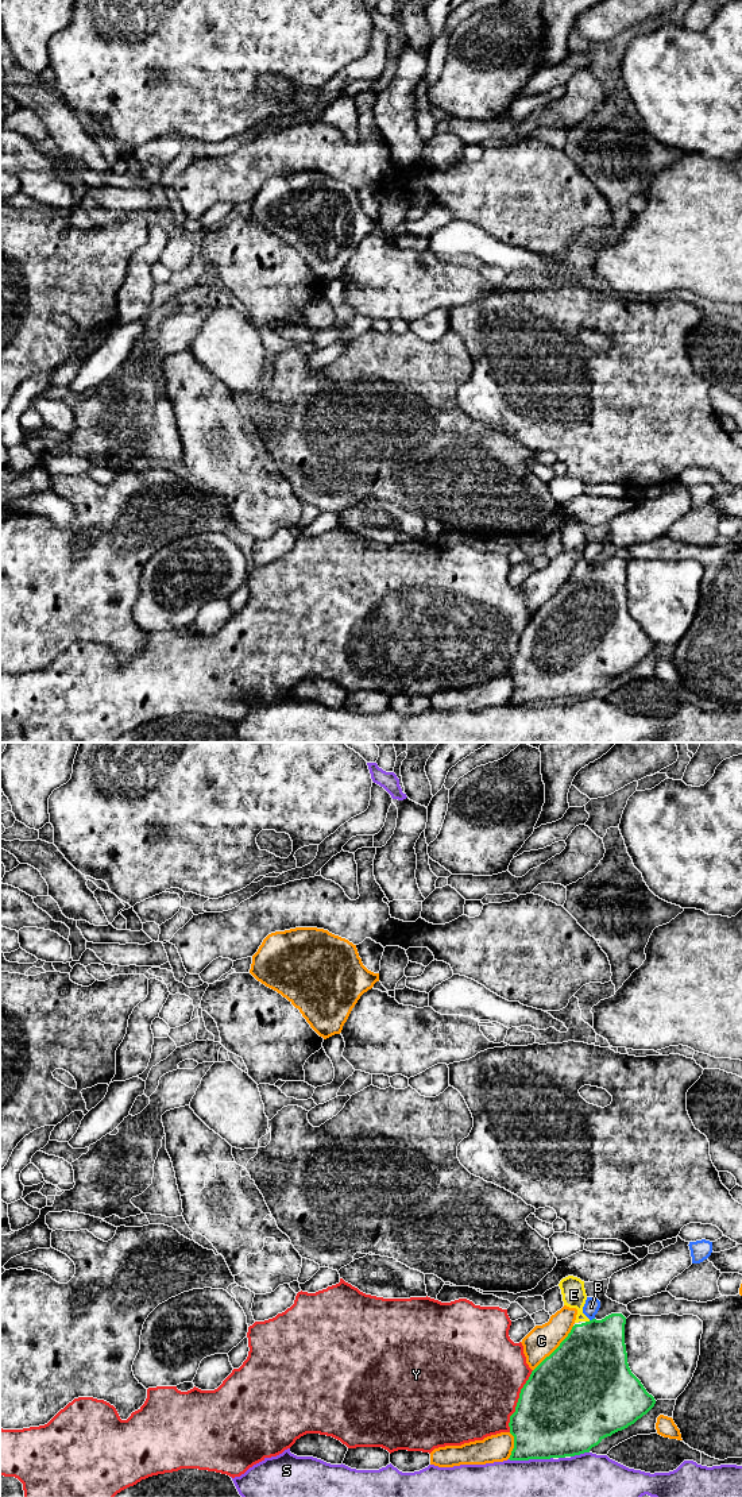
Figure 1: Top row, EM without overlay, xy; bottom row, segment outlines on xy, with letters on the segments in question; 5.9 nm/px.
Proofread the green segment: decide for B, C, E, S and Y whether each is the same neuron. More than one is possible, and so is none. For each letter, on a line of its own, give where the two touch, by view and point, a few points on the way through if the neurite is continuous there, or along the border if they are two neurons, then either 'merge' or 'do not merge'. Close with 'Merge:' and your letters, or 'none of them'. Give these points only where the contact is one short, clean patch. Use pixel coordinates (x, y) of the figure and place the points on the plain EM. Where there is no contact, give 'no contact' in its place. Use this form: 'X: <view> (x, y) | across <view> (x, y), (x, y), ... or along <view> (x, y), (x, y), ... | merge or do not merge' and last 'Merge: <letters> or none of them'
B: xy (592, 563) | do not merge
C: xy (556, 593) | do not merge
E: xy (587, 566) | across xy (591, 608), (591, 571), (587, 566), (580, 559), (574, 539) | merge
S: xy (530, 702) | do not merge
Y: xy (518, 645) | do not merge
Merge: E

